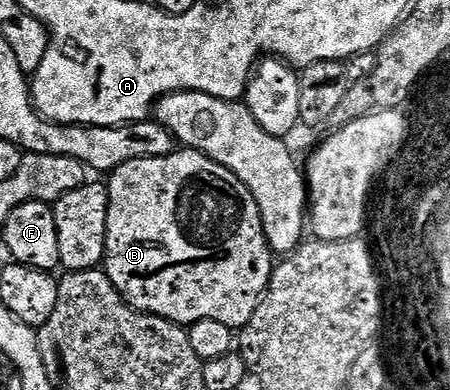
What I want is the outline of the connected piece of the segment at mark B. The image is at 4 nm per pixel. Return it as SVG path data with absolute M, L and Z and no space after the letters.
M177 148L167 156L131 160L115 168L108 175L107 185L109 187L109 220L103 269L105 275L111 280L111 284L115 284L117 291L123 295L133 309L166 318L186 328L203 320L215 320L219 324L227 324L234 328L240 328L249 323L251 316L255 316L255 308L261 303L261 297L265 295L265 289L269 287L269 277L273 274L275 255L269 249L269 241L266 240L263 232L259 204L255 204L249 189L230 170L223 168L199 150Z

